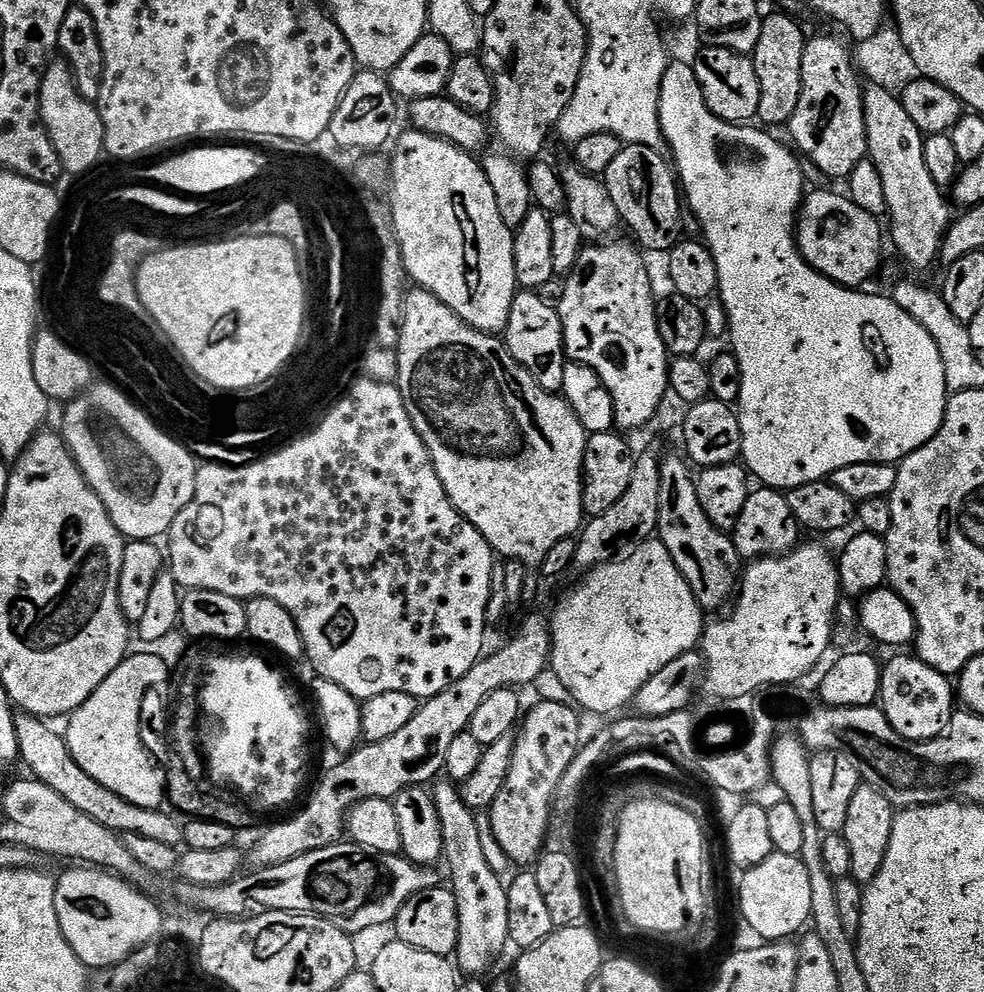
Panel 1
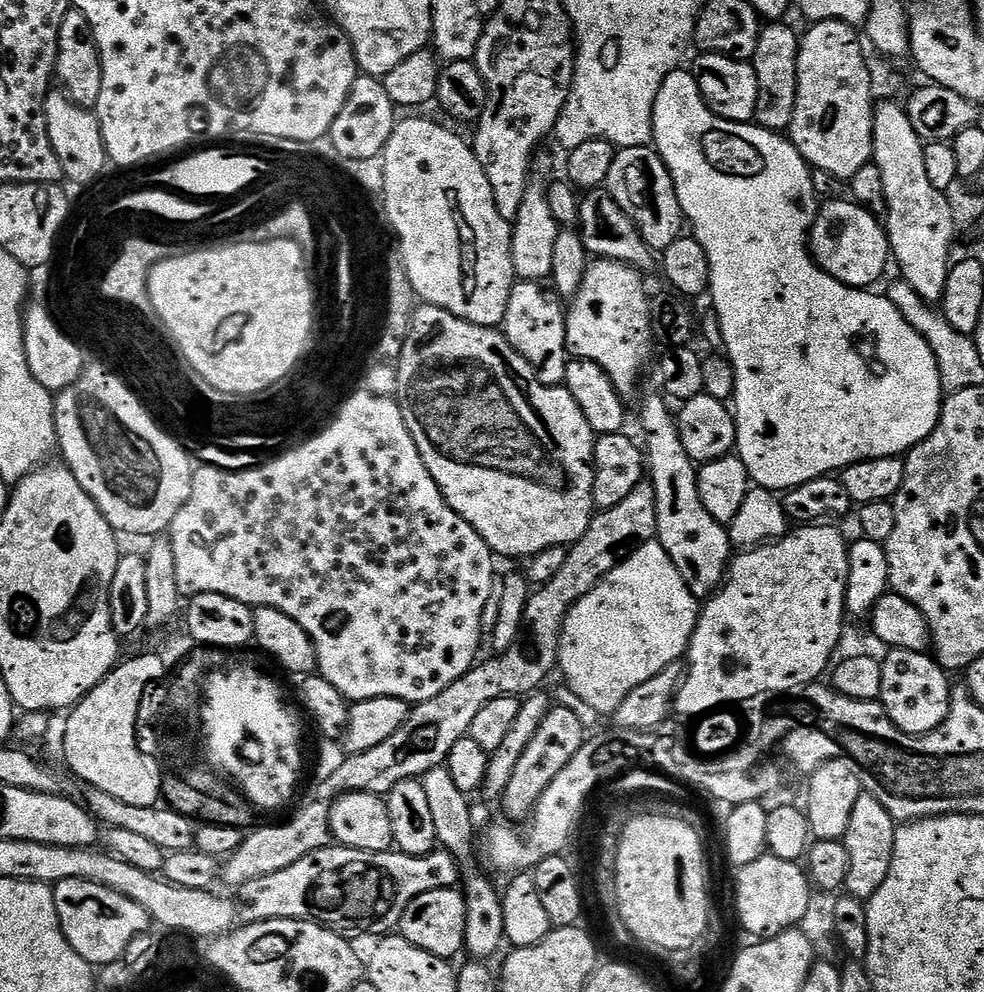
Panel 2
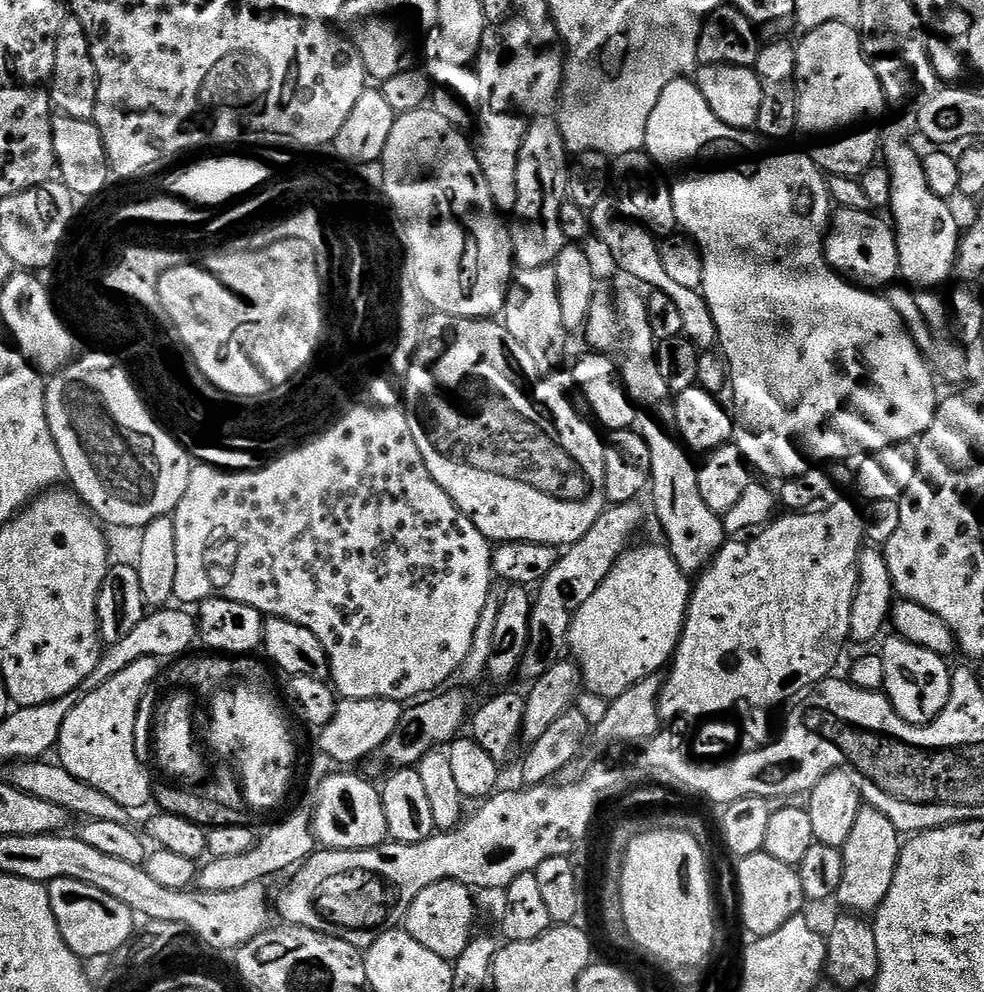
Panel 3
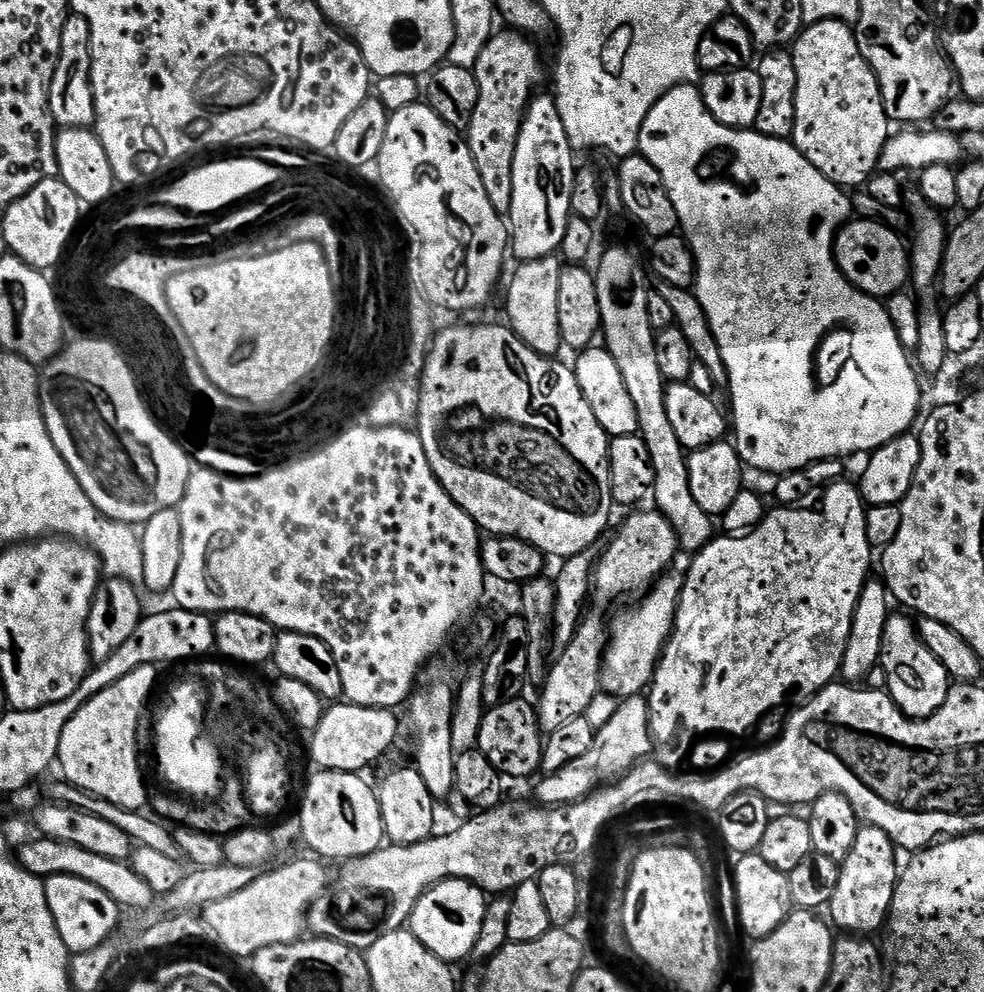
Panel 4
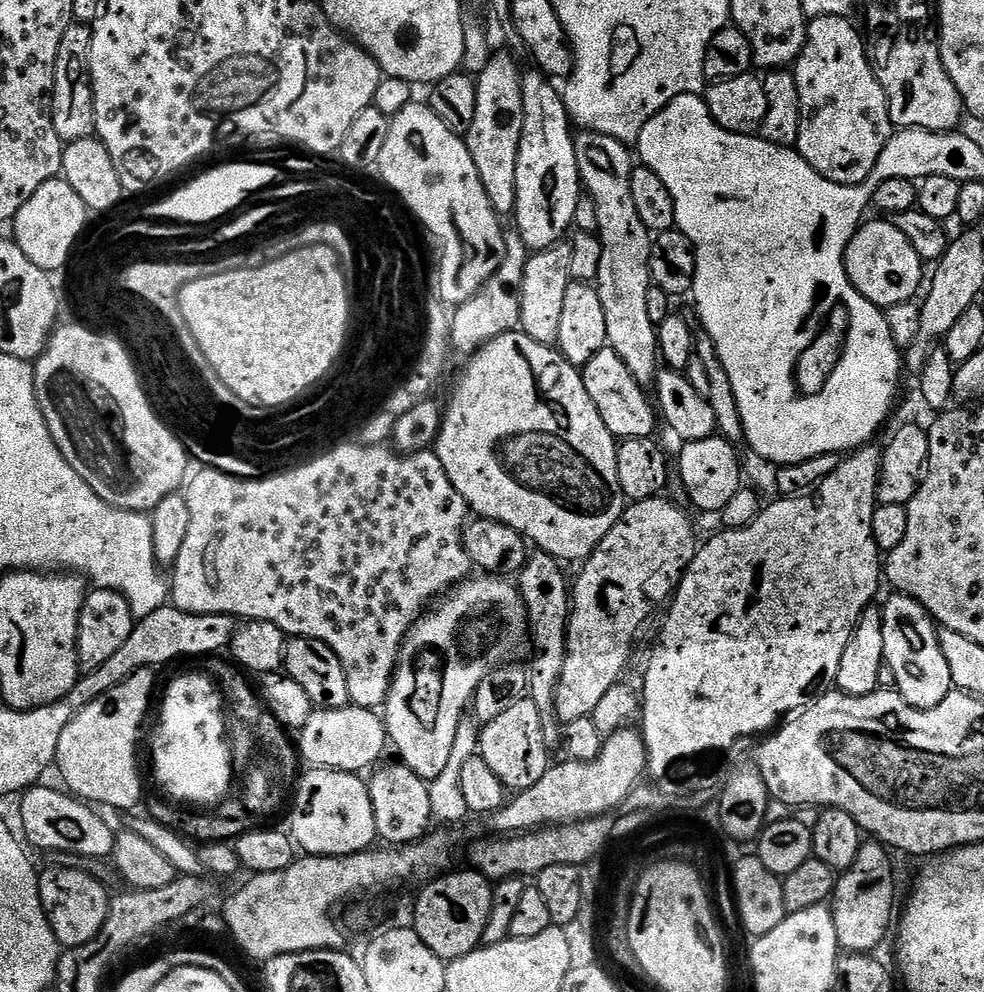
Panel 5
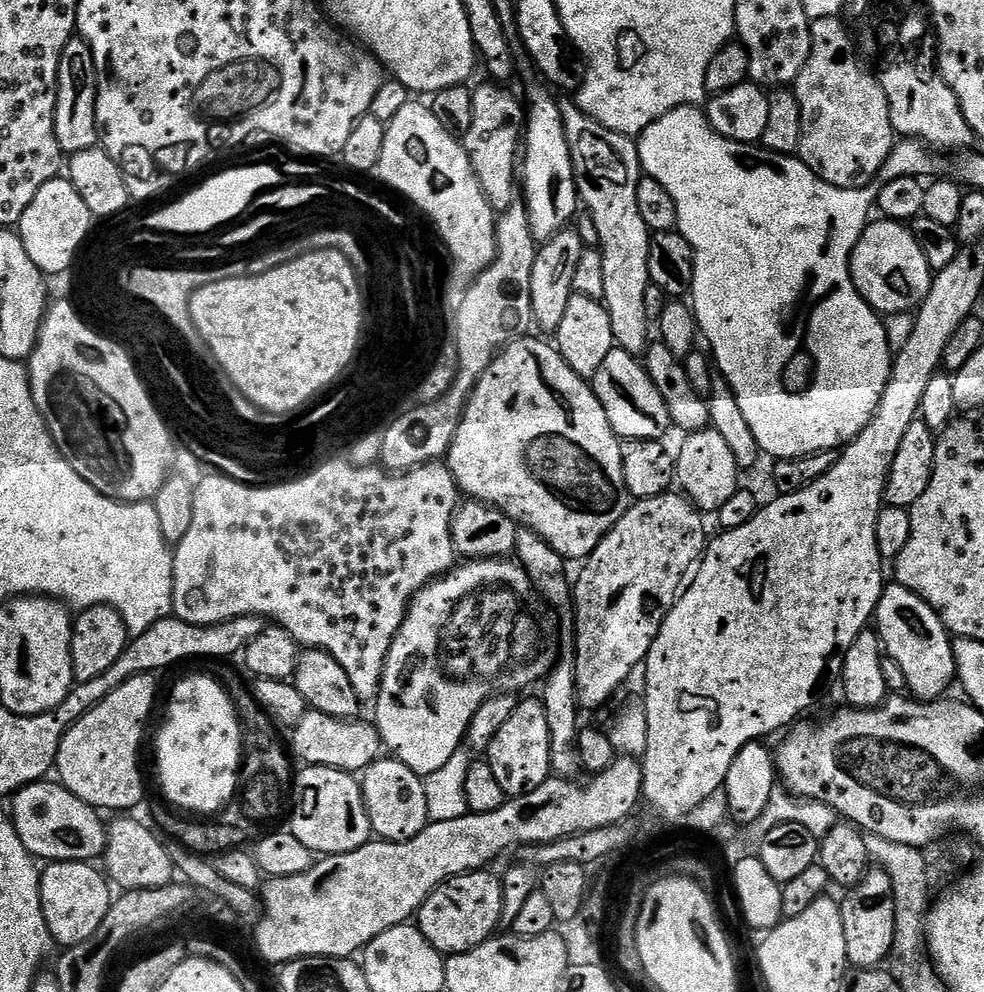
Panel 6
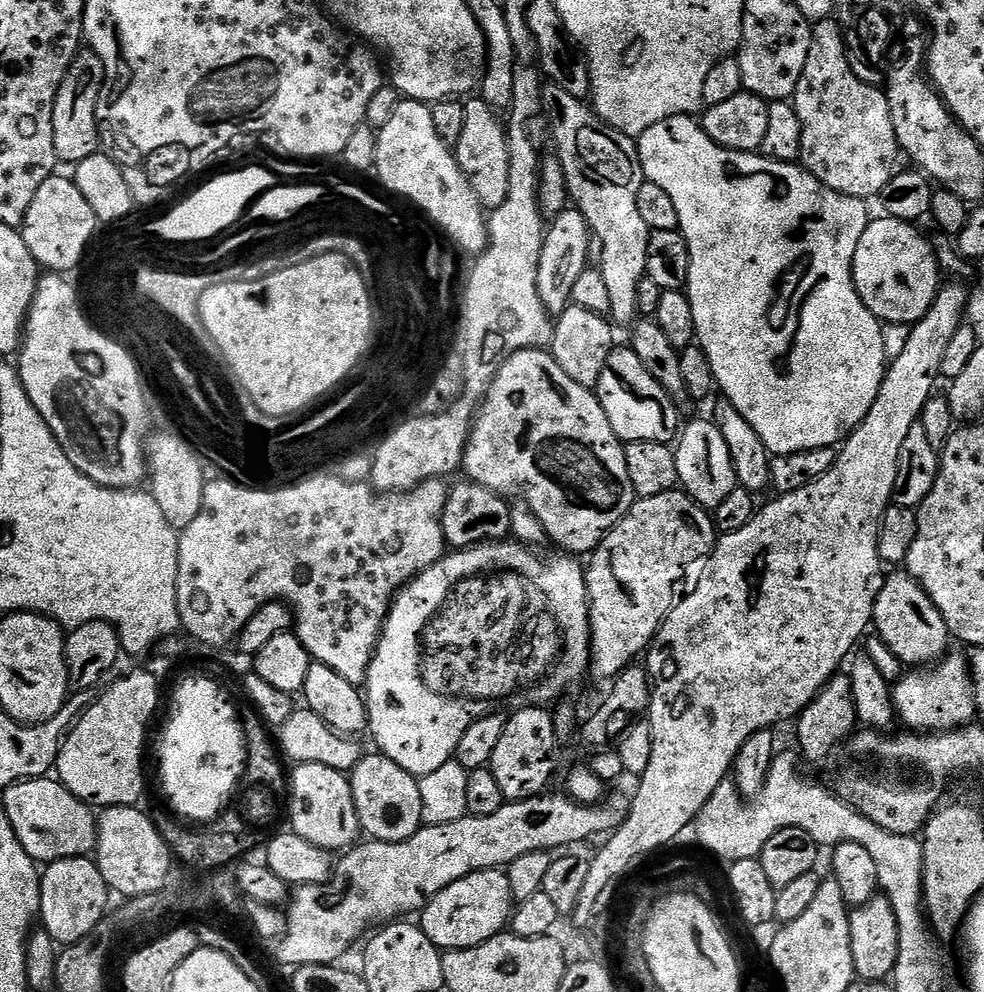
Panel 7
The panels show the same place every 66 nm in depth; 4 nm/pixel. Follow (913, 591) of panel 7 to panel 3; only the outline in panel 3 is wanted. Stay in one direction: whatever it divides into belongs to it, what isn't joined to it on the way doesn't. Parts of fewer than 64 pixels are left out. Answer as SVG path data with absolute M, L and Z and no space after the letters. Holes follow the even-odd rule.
M895 634L889 637L881 655L884 671L882 691L891 702L893 710L907 724L929 724L943 710L950 698L952 674L949 661L922 646L914 646L910 642L901 640Z

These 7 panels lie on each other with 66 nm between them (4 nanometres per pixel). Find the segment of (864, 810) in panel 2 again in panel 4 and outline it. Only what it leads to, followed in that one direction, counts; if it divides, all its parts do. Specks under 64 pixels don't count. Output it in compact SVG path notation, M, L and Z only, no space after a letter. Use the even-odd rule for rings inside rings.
M864 824L858 830L858 838L854 838L854 846L850 848L850 854L840 861L840 873L838 874L838 886L834 889L834 898L829 902L827 911L832 912L830 920L833 925L844 934L872 934L885 927L888 922L888 912L894 902L894 890L898 879L898 864L896 868L896 855L898 849L886 834L886 830L878 830L878 826Z

